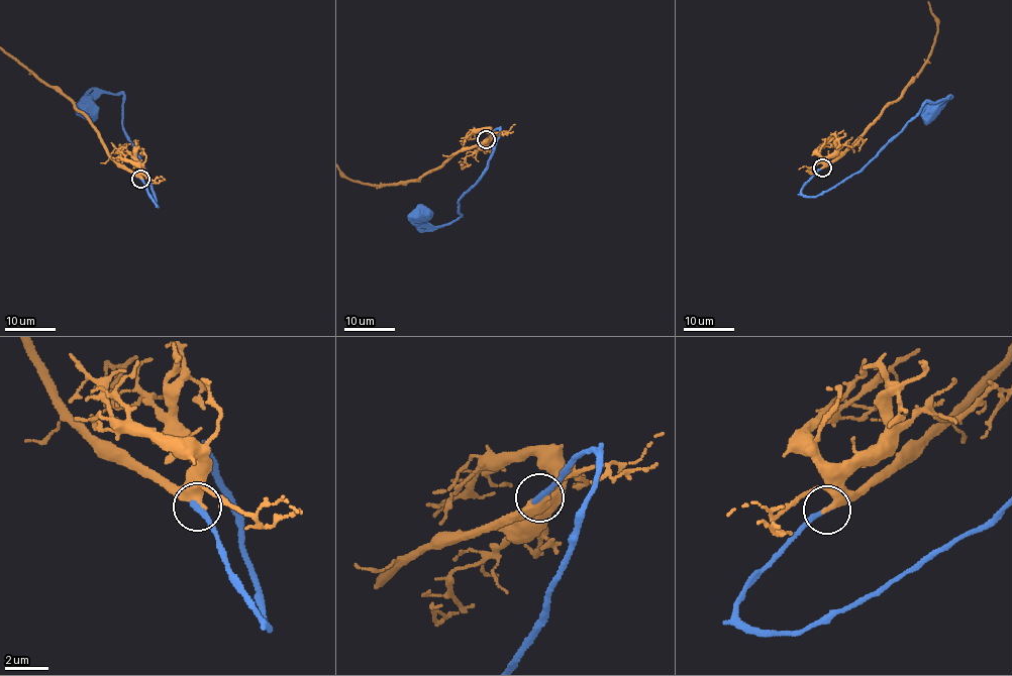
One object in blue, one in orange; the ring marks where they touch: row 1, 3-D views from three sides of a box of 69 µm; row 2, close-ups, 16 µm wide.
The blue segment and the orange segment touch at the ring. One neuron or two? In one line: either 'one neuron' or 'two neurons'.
two neurons

